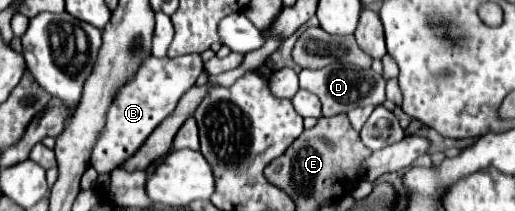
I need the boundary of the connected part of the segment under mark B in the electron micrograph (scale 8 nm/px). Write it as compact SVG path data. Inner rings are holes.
M196 53L180 55L174 59L148 57L142 63L136 77L118 91L106 115L106 127L100 139L96 141L96 147L92 149L90 165L98 173L110 173L118 169L128 157L132 157L138 151L138 147L148 139L148 135L174 111L180 97L196 83L202 69L204 69L202 59Z

